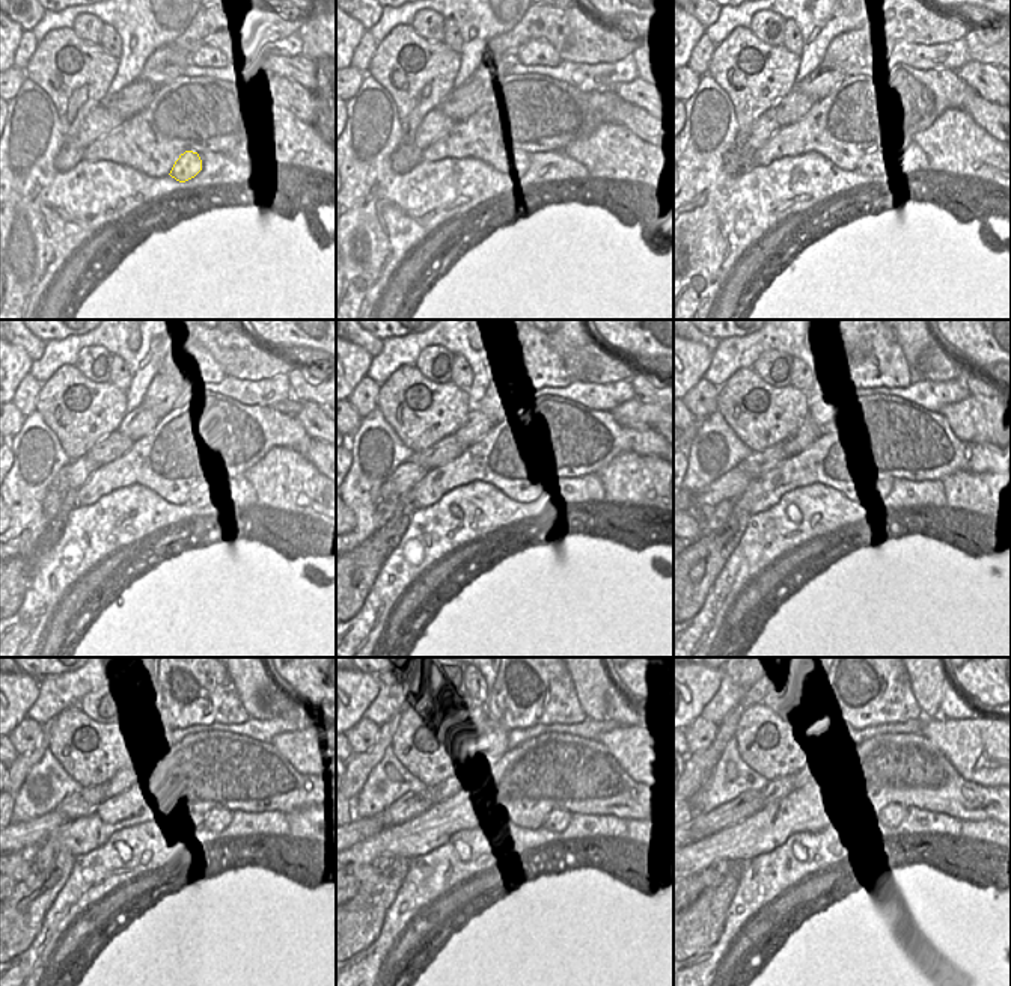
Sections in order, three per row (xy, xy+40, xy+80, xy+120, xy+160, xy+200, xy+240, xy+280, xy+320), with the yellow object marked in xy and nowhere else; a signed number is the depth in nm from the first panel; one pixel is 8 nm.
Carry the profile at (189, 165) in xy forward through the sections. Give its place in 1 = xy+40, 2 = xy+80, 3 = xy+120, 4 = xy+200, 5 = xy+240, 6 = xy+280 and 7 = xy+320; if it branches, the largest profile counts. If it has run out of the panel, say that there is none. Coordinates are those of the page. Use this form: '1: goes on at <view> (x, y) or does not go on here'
1: goes on at xy+40 (528, 166)
2: goes on at xy+80 (870, 163)
3: goes on at xy+120 (196, 499)
4: goes on at xy+200 (889, 483)
5: goes on at xy+240 (219, 819)
6: goes on at xy+280 (558, 819)
7: goes on at xy+320 (897, 814)

